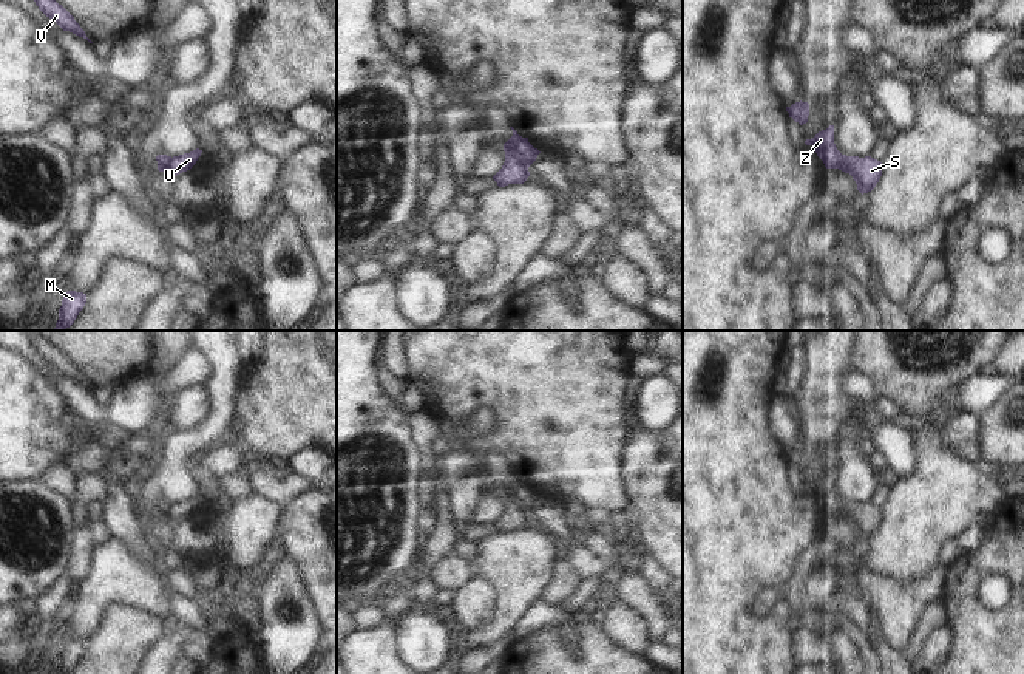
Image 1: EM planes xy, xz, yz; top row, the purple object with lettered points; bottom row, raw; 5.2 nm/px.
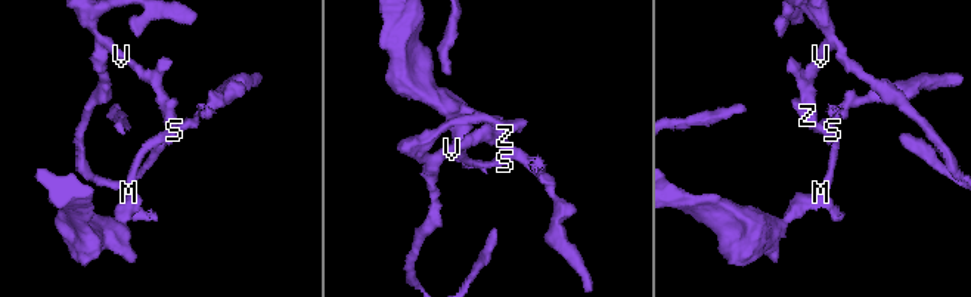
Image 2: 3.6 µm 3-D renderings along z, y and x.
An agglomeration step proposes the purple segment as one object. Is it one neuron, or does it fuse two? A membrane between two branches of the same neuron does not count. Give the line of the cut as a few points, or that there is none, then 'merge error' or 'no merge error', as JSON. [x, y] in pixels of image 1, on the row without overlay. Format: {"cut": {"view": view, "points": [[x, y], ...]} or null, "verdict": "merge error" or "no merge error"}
{"cut": {"view": "xz", "points": [[518, 481], [513, 486], [513, 498], [528, 512]]}, "verdict": "merge error"}

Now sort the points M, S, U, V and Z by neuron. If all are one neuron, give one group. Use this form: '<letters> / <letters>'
M S V Z / U

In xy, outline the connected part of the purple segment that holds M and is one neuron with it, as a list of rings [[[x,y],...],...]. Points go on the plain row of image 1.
[[[68,637],[62,646],[56,674],[70,674],[77,665],[79,659],[83,655],[85,649],[86,640]]]

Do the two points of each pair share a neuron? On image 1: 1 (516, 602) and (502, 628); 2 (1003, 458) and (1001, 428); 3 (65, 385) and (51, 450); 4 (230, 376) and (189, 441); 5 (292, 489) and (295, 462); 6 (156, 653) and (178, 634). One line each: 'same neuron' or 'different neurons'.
1: same neuron
2: same neuron
3: different neurons
4: same neuron
5: different neurons
6: same neuron

